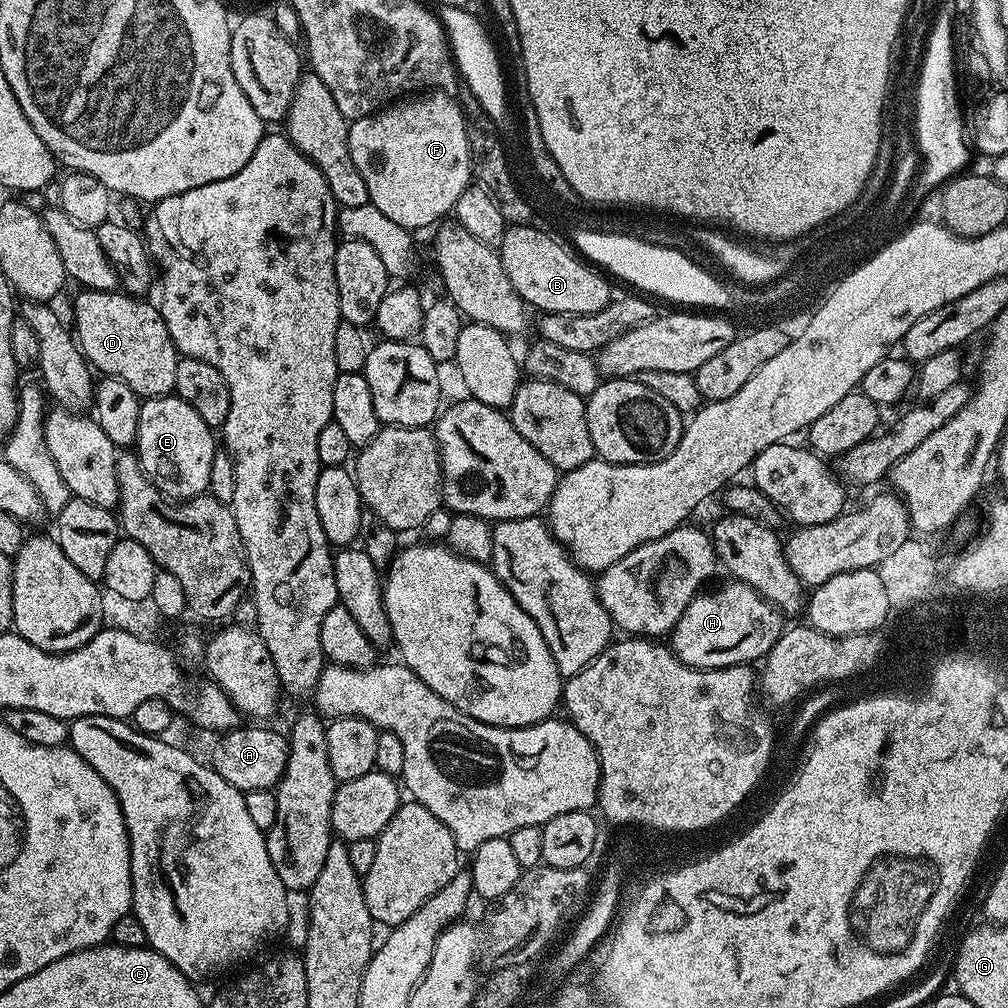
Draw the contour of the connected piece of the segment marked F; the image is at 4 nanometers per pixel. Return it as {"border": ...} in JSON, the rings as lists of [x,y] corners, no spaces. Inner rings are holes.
{"border":[[[439,90],[409,95],[378,112],[351,121],[348,125],[348,149],[362,182],[366,182],[368,203],[411,232],[445,219],[445,215],[455,209],[458,198],[462,198],[462,190],[466,190],[474,180],[464,110],[455,95]]]}

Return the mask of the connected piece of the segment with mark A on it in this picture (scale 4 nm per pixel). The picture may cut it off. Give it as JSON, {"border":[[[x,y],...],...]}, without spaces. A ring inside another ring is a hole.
{"border":[[[237,726],[219,737],[220,740],[212,748],[212,760],[210,766],[230,786],[234,786],[239,792],[250,790],[275,789],[279,784],[282,774],[286,770],[288,761],[288,738],[282,731],[275,732],[268,726],[256,726],[260,728],[244,728]]]}

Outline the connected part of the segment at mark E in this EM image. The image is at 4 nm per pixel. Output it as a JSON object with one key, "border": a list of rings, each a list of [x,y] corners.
{"border":[[[178,395],[153,396],[140,405],[138,434],[134,451],[149,482],[169,501],[192,500],[208,492],[210,466],[218,450],[214,430],[198,418],[194,406],[182,402]]]}

